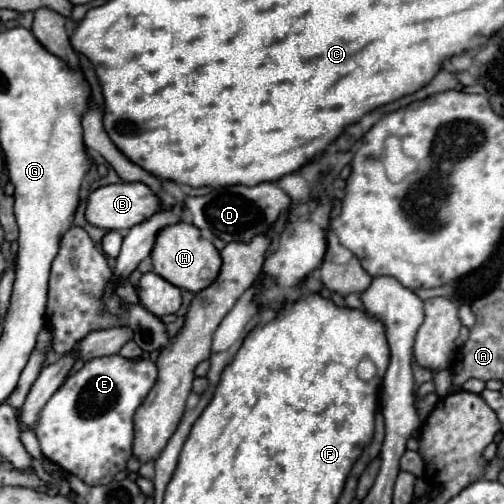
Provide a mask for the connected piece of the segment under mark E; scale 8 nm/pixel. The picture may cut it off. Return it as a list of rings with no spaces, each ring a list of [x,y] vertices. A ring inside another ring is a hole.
[[[120,354],[88,360],[80,372],[74,372],[70,378],[66,378],[66,382],[52,394],[52,398],[38,414],[38,424],[34,432],[40,440],[42,454],[56,462],[68,474],[74,474],[80,480],[84,480],[88,486],[108,484],[118,472],[126,470],[126,462],[132,456],[134,440],[132,419],[154,382],[156,364],[152,360],[128,360]]]

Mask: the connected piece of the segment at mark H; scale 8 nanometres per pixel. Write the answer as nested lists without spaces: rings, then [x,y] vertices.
[[[176,222],[176,224],[162,228],[156,234],[156,242],[154,242],[150,256],[152,256],[154,272],[158,276],[162,276],[164,280],[172,282],[174,286],[178,286],[182,290],[190,290],[194,294],[204,290],[206,286],[210,286],[216,280],[220,266],[222,266],[220,254],[214,248],[214,244],[210,240],[202,238],[202,234],[200,234],[200,230],[196,230],[196,226],[186,224],[186,222]]]

